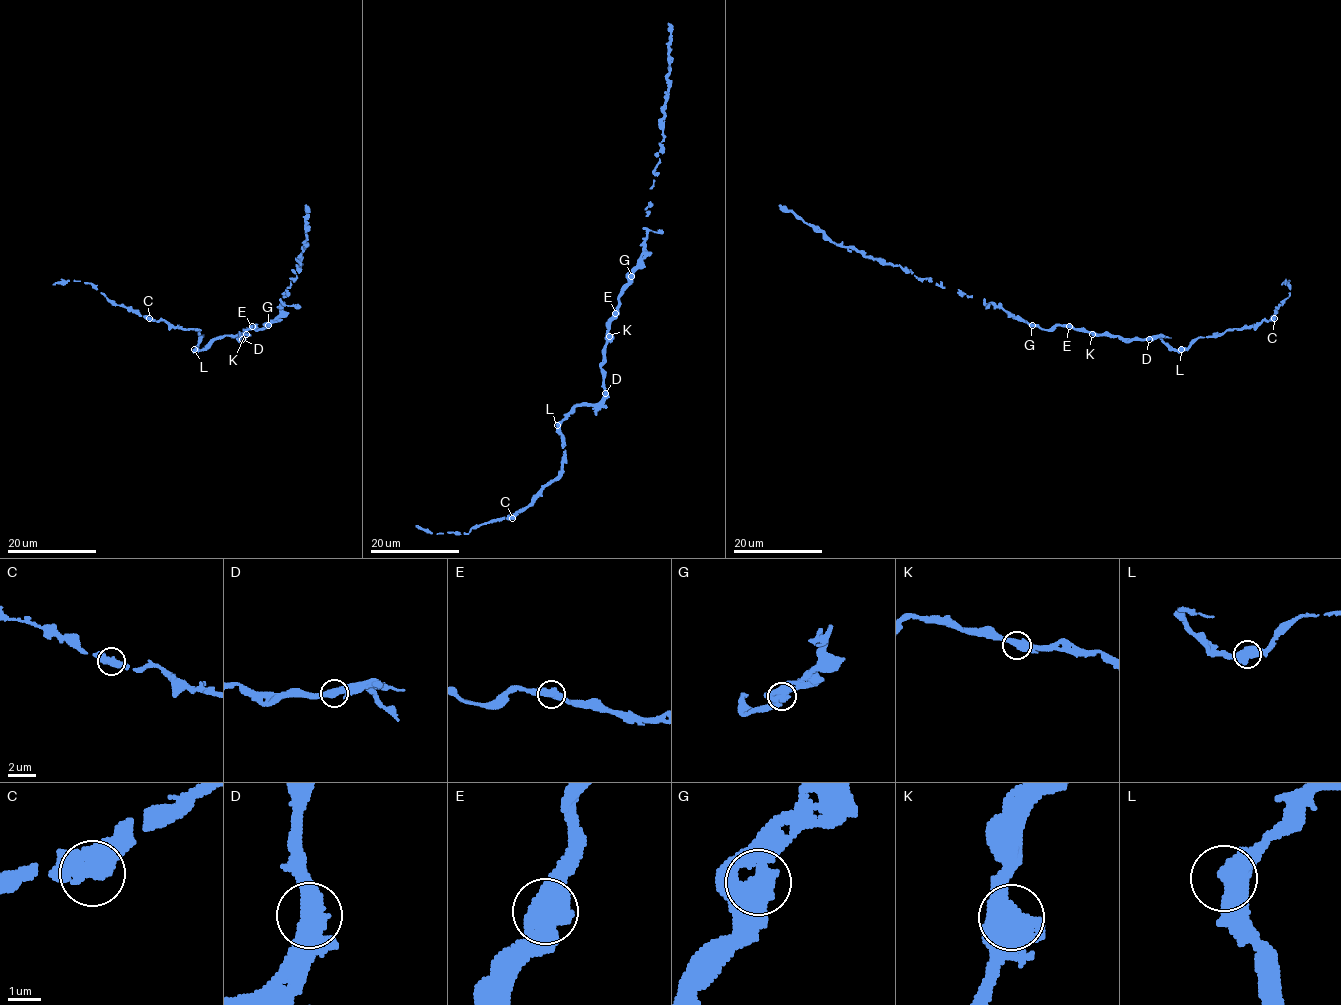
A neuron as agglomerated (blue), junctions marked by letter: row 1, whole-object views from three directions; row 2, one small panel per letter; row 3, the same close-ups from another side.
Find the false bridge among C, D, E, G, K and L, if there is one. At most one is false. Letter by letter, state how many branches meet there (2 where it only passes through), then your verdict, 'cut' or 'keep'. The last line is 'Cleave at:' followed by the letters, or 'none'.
C: branches 2; keep
D: branches 2; keep
E: branches 2; keep
G: branches 2; keep
K: branches 2; keep
L: branches 2; keep
Cleave at: none

